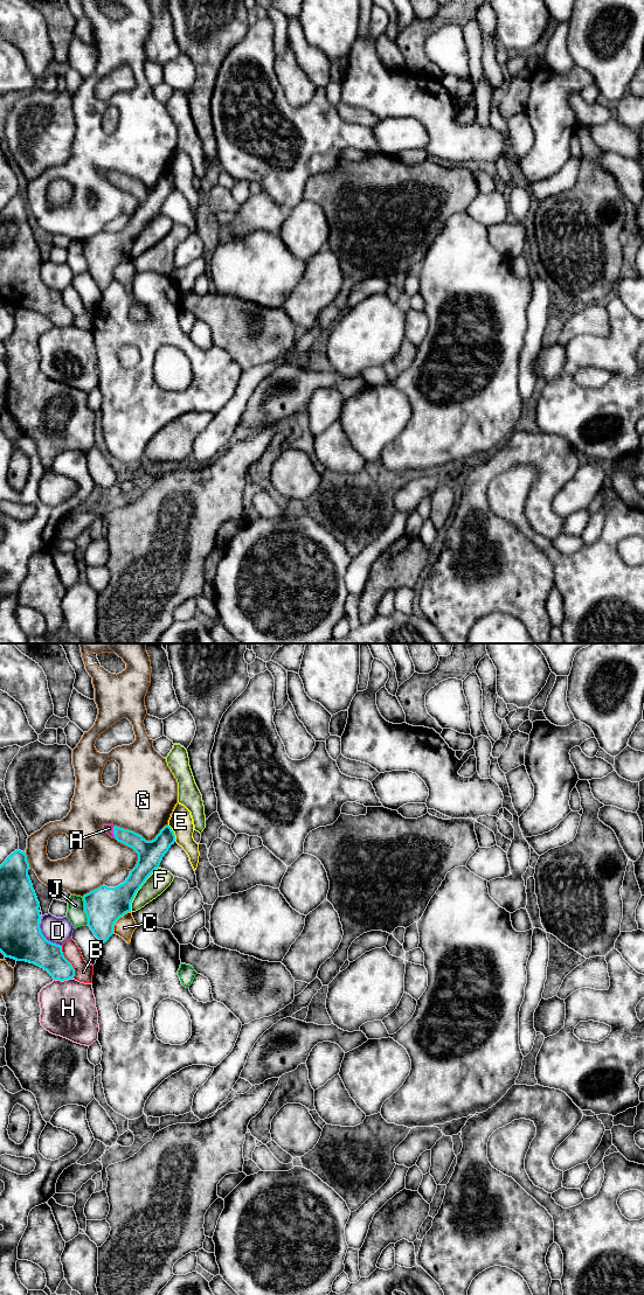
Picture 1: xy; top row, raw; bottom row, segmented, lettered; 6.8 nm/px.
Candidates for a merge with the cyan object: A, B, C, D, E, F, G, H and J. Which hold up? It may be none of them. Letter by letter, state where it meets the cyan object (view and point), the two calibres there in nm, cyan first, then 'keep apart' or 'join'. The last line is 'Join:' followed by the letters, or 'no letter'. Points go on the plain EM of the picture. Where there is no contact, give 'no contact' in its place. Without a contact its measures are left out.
A: xy (113, 178) | 130/60 nm | join
B: xy (69, 308) | 200/130 nm | keep apart
C: xy (117, 265) | 260/140 nm | keep apart
D: xy (46, 285) | 280/180 nm | keep apart
E: xy (173, 179) | 180/160 nm | keep apart
F: xy (134, 241) | 260/150 nm | keep apart
G: xy (142, 182) | 180/420 nm | keep apart
H: xy (63, 326) | 190/380 nm | keep apart
J: xy (84, 257) | 260/120 nm | keep apart
Join: A

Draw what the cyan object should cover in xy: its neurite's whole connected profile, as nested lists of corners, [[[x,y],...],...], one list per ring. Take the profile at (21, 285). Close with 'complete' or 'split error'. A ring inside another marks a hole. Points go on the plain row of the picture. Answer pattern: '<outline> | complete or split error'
[[[15,196],[0,211],[0,298],[5,304],[34,309],[47,316],[54,326],[74,325],[75,315],[64,304],[62,292],[48,287],[40,274],[40,249],[28,222],[26,199]]] | complete

